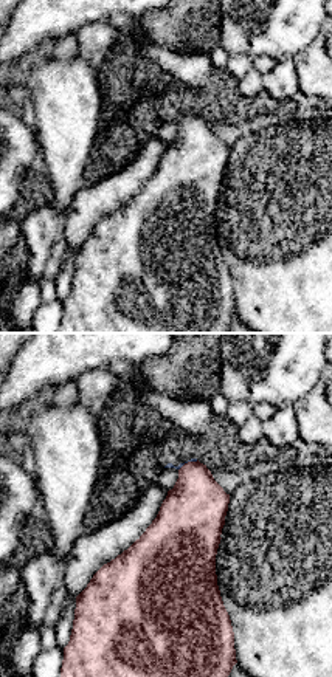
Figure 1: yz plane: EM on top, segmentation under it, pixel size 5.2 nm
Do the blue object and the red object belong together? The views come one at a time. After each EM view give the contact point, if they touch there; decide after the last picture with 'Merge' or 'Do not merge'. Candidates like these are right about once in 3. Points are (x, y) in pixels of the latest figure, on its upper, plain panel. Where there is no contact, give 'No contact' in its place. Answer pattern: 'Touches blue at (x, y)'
Touches blue at (188, 113)

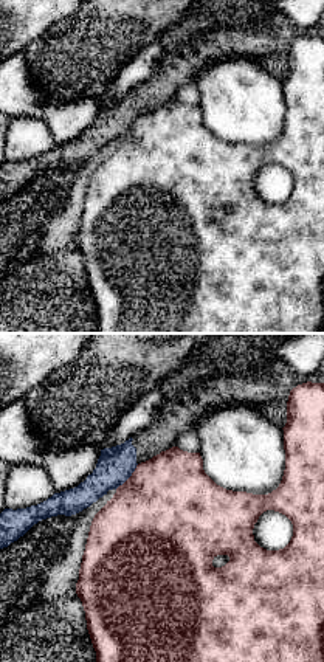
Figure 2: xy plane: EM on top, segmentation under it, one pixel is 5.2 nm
Touches blue at (127, 131)

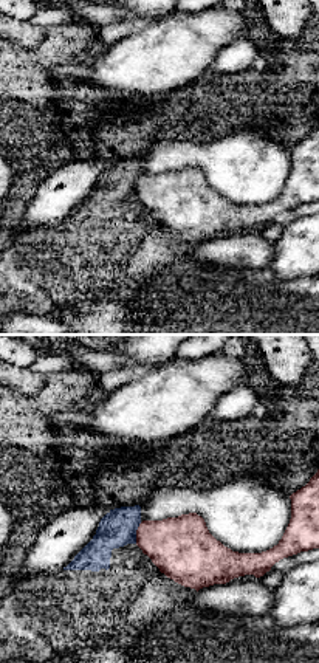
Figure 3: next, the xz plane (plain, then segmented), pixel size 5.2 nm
Touches blue at (135, 186)

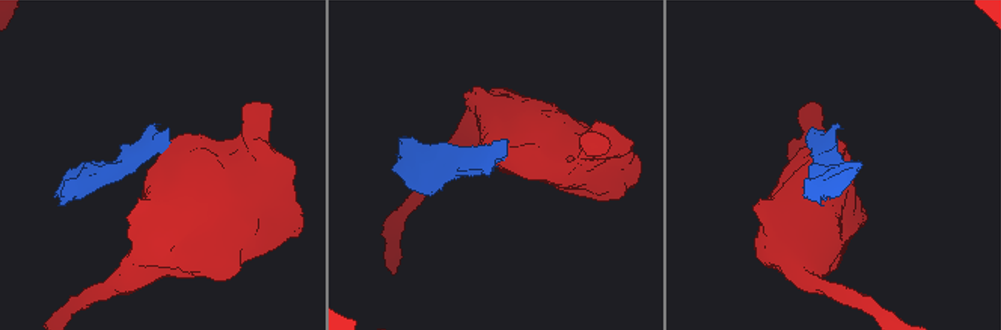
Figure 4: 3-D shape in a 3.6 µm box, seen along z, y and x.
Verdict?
Do not merge

